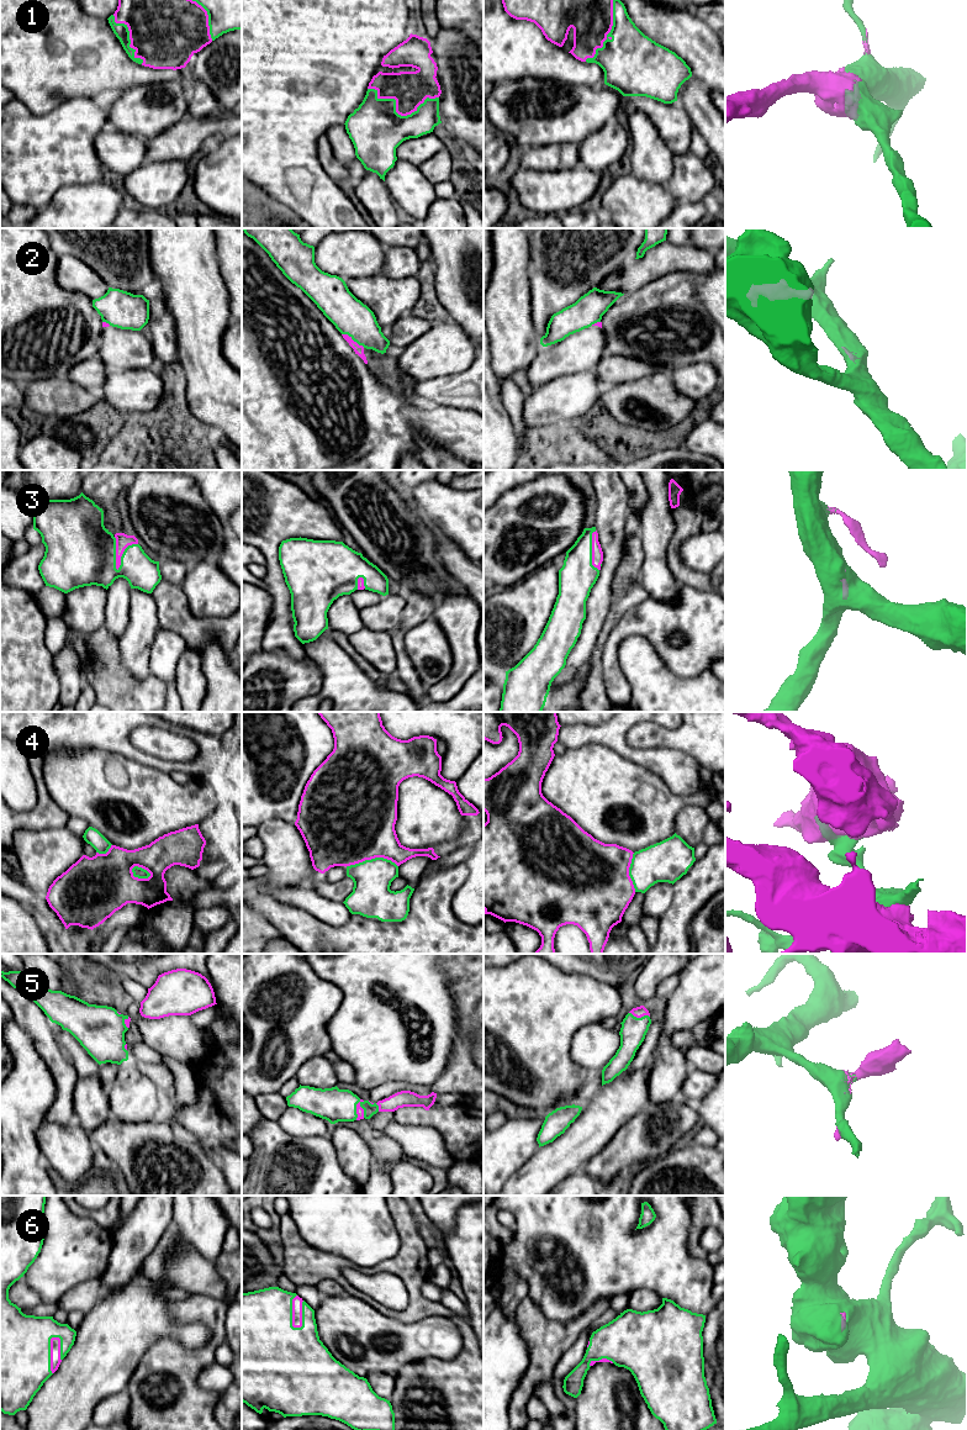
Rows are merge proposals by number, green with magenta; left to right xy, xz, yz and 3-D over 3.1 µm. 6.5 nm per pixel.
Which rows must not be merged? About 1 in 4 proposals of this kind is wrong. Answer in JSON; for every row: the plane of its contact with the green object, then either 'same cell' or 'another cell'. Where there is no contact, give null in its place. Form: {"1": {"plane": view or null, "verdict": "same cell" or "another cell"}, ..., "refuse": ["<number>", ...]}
{"1": {"plane": "xz", "verdict": "same cell"}, "2": {"plane": "xz", "verdict": "another cell"}, "3": {"plane": "xy", "verdict": "same cell"}, "4": {"plane": "xz", "verdict": "another cell"}, "5": {"plane": "xz", "verdict": "same cell"}, "6": {"plane": "xz", "verdict": "same cell"}, "refuse": ["2", "4"]}

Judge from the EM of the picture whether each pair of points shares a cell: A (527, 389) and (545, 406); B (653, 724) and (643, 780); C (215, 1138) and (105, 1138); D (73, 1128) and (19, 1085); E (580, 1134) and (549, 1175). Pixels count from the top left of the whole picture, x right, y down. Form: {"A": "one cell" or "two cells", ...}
{"A": "two cells", "B": "two cells", "C": "two cells", "D": "two cells", "E": "one cell"}

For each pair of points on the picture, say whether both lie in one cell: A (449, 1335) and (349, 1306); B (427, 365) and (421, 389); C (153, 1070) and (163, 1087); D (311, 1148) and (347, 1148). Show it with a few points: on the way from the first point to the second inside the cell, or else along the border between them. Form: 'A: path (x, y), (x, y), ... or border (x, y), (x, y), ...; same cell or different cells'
A: path (424, 1335), (403, 1335), (391, 1328), (374, 1328); same cell
B: border (452, 373), (417, 381); different cells
C: path (157, 1074), (163, 1080), (163, 1083); same cell
D: border (328, 1136), (334, 1148), (336, 1157), (347, 1175); different cells

